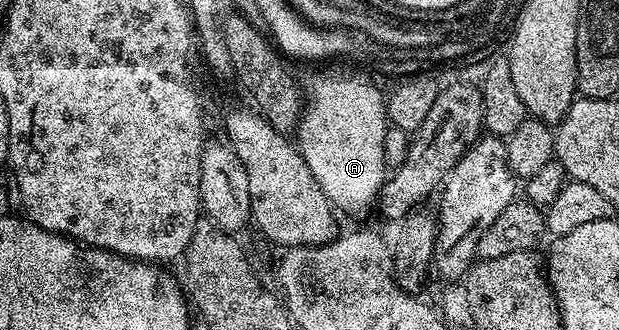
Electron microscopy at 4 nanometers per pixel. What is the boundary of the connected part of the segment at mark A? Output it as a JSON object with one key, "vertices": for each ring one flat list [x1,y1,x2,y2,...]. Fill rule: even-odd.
{"vertices":[[347,74,315,79,295,129,297,149,314,180,340,213,361,214,378,199,385,172,386,99,373,84]]}

